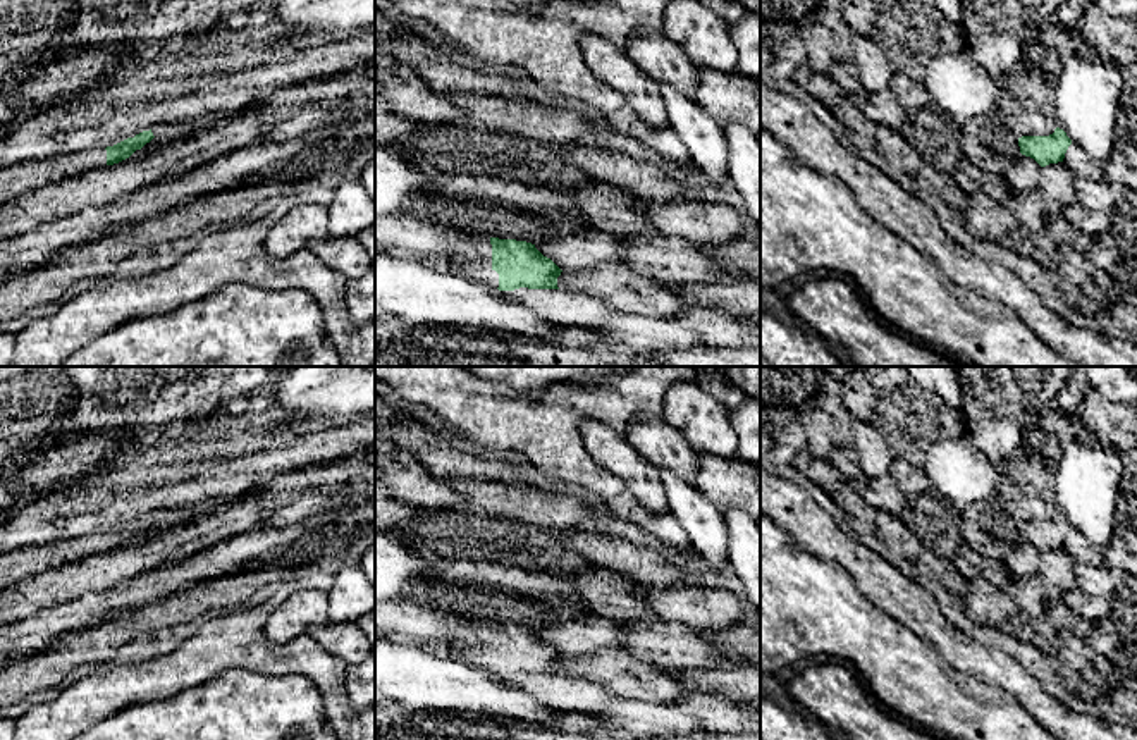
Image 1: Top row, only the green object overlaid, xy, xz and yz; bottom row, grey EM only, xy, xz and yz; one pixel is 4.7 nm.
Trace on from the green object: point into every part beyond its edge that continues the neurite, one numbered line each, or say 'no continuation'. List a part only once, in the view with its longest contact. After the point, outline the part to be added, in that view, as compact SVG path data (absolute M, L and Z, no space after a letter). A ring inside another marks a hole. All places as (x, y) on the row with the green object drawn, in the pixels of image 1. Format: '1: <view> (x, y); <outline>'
1: xz (480, 271); M476 237L476 262L463 262L463 260L451 260L447 268L452 274L478 281L487 284L492 289L499 287L499 274L492 268L492 244L490 237Z

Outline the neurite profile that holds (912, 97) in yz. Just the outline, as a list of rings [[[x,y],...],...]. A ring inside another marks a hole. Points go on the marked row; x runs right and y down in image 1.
[[[893,72],[889,79],[889,91],[910,115],[917,110],[931,108],[931,98],[925,93],[925,88],[913,83],[903,72]]]

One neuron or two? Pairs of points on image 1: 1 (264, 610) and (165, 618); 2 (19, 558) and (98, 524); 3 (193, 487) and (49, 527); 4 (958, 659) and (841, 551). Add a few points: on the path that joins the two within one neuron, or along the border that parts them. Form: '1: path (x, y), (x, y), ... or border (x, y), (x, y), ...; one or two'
1: border (241, 606), (231, 611), (210, 613), (205, 618); two
2: border (98, 532), (19, 549); two
3: path (157, 491), (122, 491), (114, 499), (85, 506); one
4: path (934, 628), (872, 573); one

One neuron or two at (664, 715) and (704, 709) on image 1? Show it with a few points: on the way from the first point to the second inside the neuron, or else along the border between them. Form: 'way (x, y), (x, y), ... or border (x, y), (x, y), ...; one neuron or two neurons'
border (671, 704), (692, 713), (700, 721); two neurons

